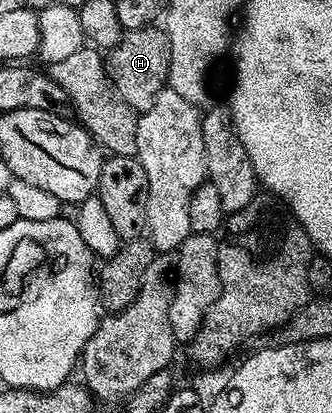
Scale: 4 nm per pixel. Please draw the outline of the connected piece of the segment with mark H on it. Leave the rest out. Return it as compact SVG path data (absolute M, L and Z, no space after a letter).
M159 25L144 26L141 30L129 30L117 46L106 54L108 75L114 88L130 104L130 108L143 112L154 104L160 91L165 89L170 72L170 40Z

